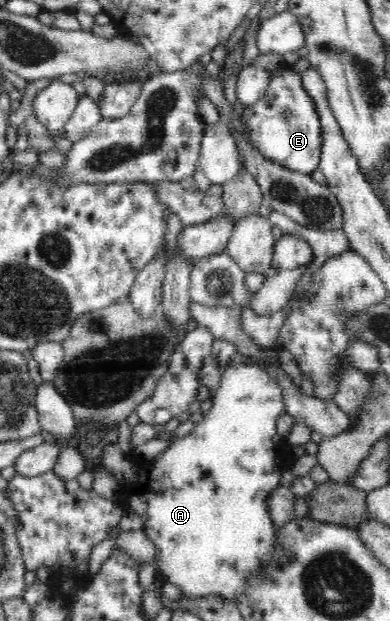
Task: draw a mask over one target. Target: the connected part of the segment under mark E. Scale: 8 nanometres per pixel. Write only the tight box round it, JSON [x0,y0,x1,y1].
[241,65,321,175]

